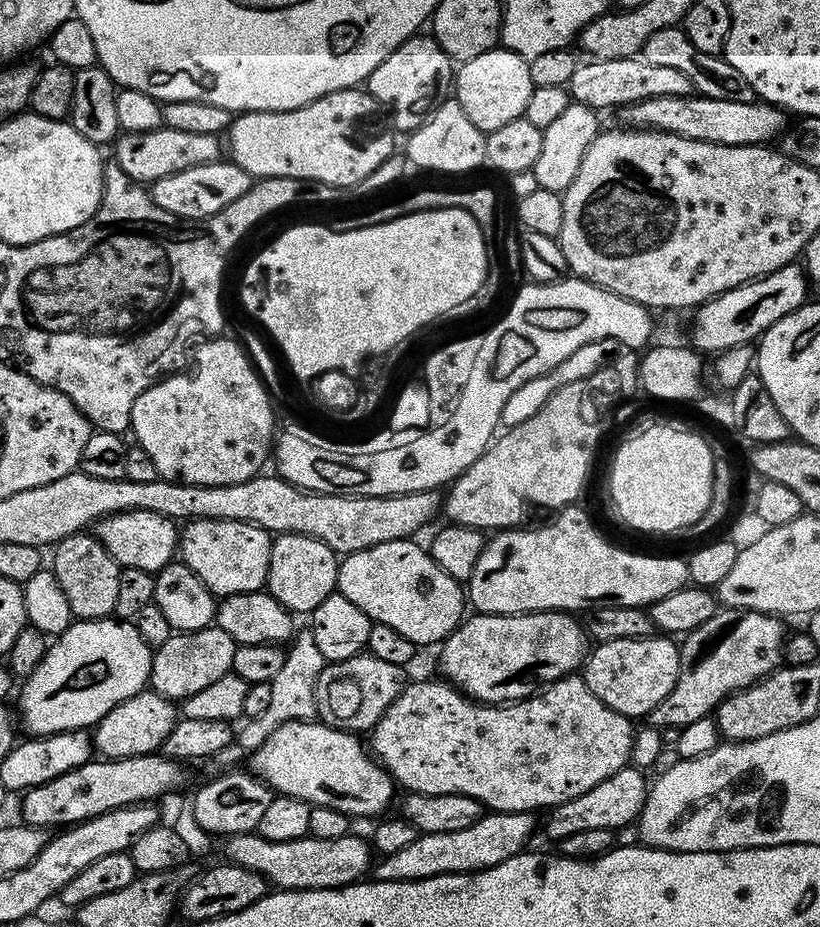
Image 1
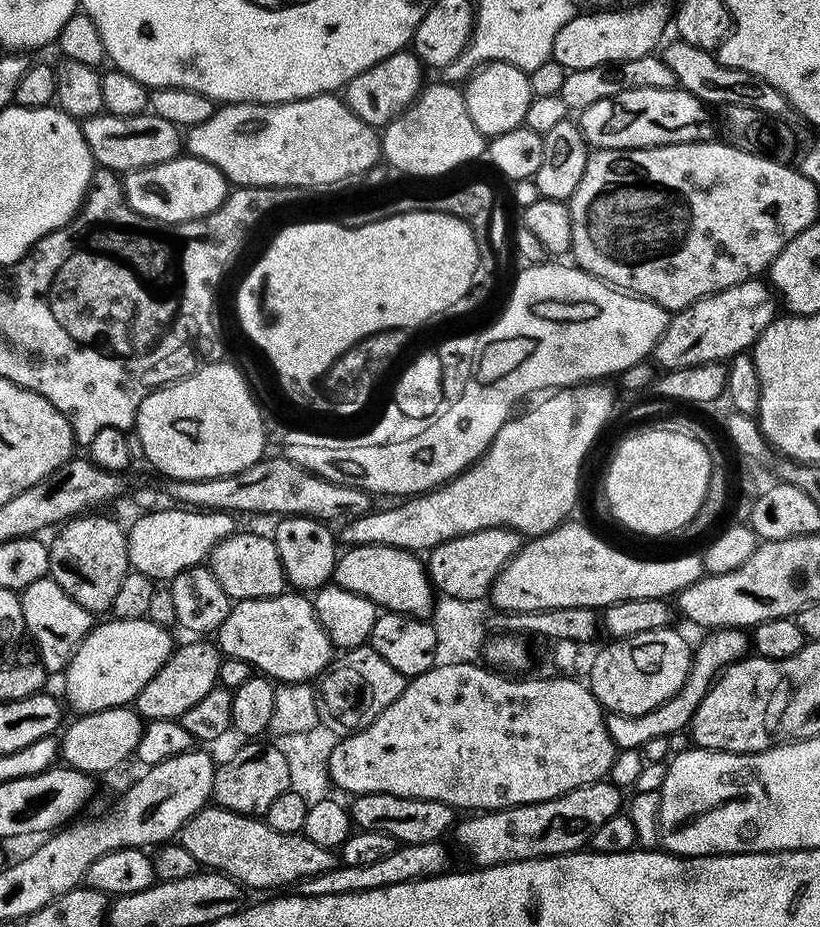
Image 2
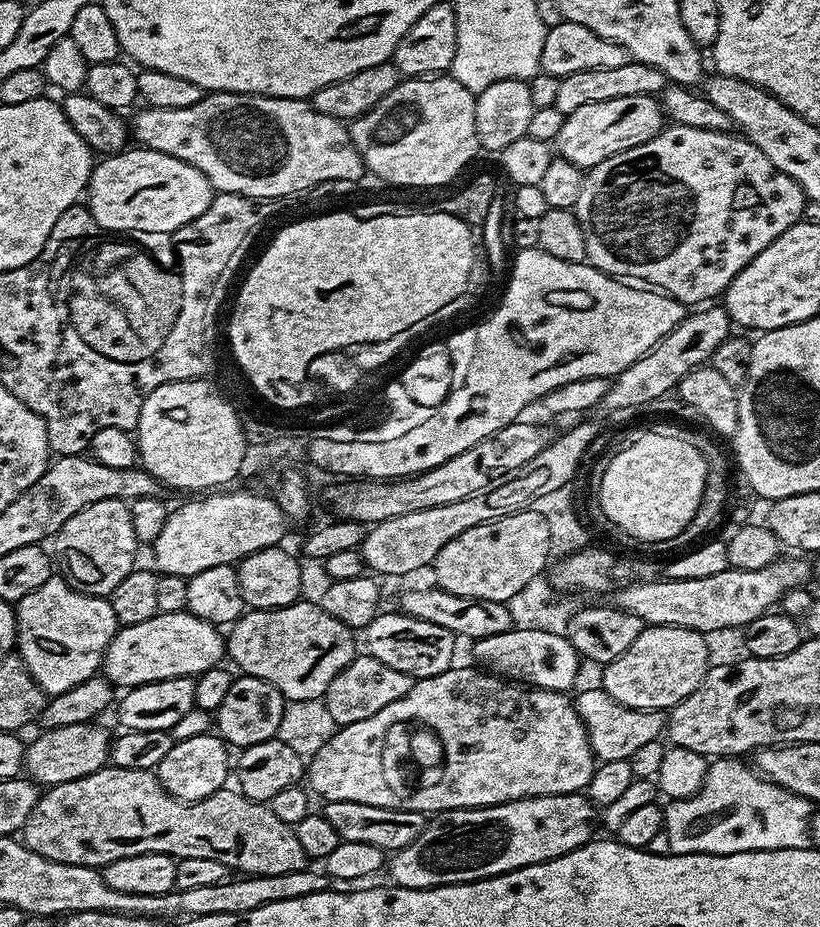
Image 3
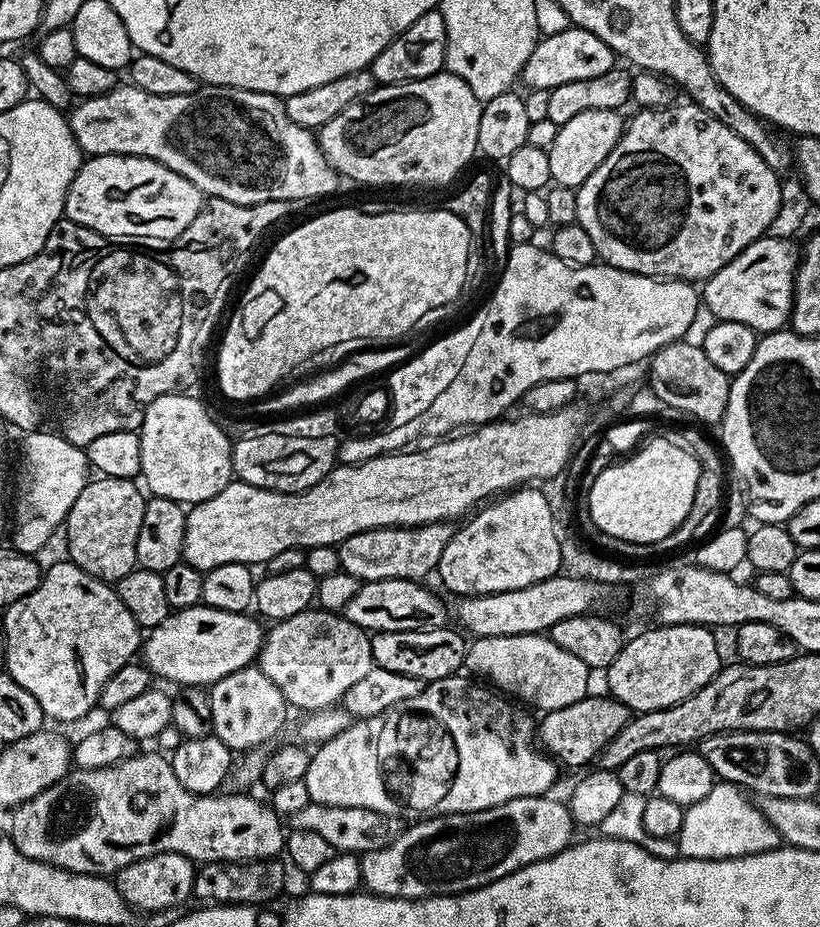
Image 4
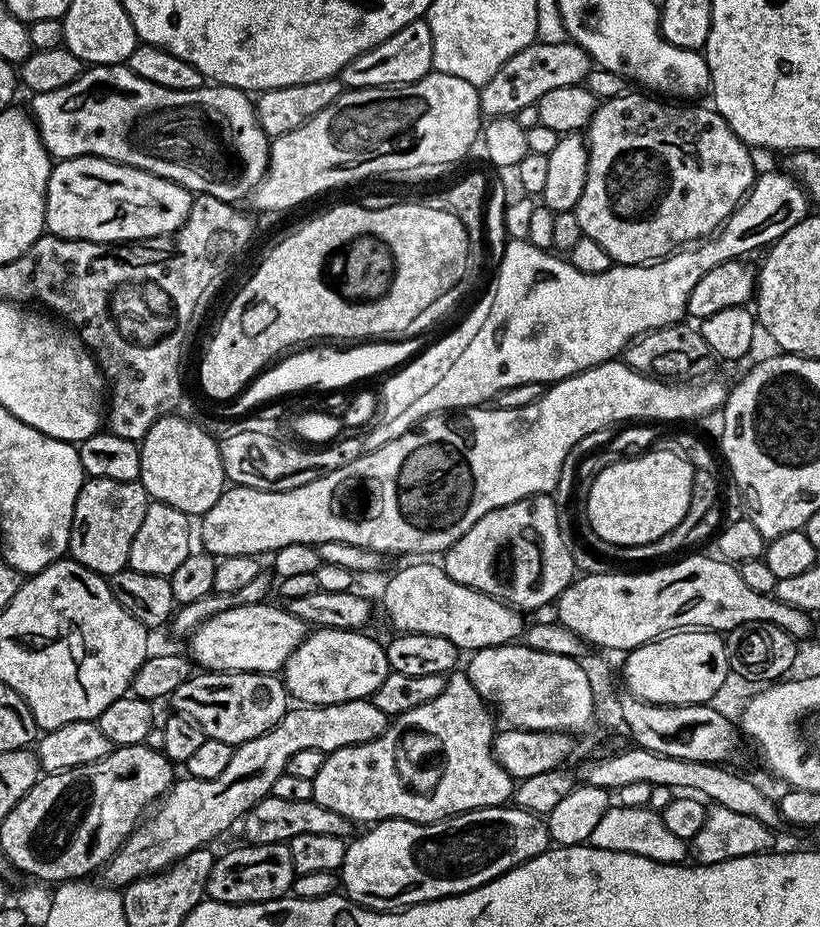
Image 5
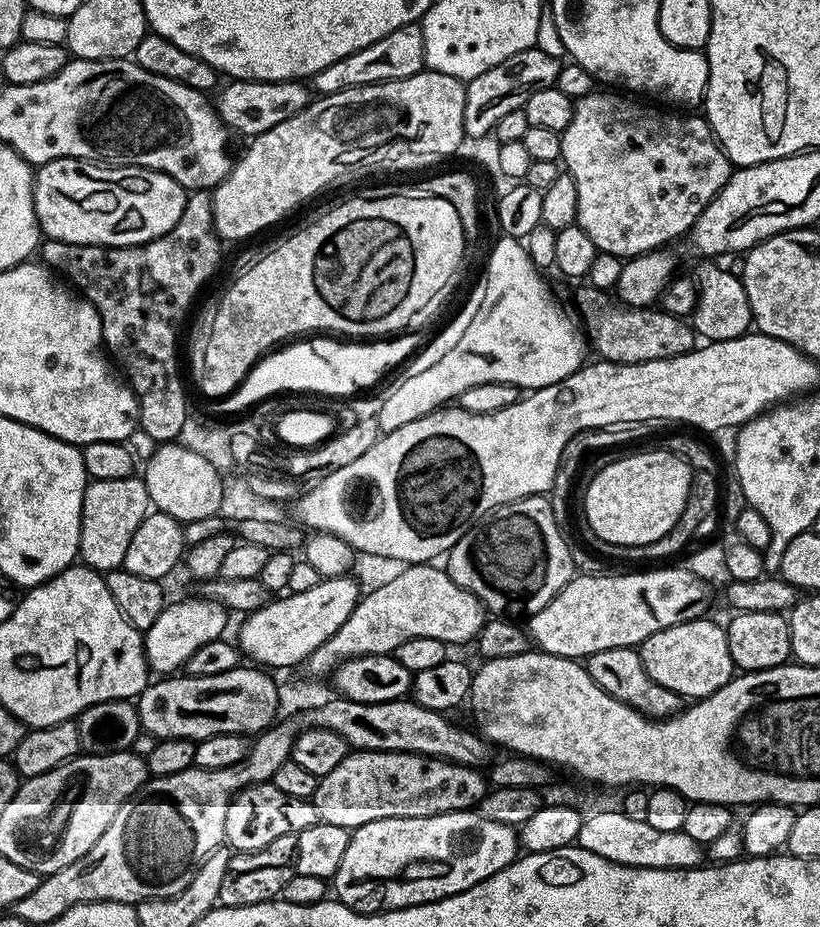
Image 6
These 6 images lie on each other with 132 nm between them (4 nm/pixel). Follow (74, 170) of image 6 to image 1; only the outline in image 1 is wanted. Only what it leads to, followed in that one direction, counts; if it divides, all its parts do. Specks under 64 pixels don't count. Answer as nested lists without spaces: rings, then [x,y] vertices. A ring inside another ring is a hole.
[[[221,158],[202,166],[190,166],[190,170],[182,170],[179,174],[170,174],[170,178],[157,180],[151,185],[150,191],[153,202],[162,206],[162,210],[170,210],[170,214],[187,220],[204,220],[230,206],[234,198],[242,198],[253,182],[254,177],[246,170]]]

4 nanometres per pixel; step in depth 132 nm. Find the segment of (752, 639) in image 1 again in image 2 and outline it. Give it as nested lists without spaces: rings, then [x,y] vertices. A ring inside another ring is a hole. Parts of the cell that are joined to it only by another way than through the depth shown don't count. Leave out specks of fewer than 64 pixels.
[[[715,629],[705,636],[707,637],[700,644],[697,643],[693,649],[691,666],[686,680],[682,684],[682,689],[678,690],[673,698],[644,715],[622,716],[609,713],[605,717],[607,729],[610,730],[610,736],[617,749],[641,749],[652,737],[664,737],[687,729],[698,704],[709,691],[718,673],[721,673],[731,663],[741,659],[750,646],[749,637],[743,629]]]

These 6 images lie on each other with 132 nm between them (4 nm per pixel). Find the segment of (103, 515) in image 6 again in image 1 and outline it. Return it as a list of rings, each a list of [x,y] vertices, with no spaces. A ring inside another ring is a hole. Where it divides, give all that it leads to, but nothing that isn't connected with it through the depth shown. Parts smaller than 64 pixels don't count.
[[[87,531],[75,532],[55,545],[50,570],[58,578],[58,586],[66,593],[66,602],[70,602],[70,610],[76,620],[102,620],[111,617],[114,613],[114,602],[118,598],[118,574],[121,567],[116,559],[102,546],[102,542],[95,534]]]

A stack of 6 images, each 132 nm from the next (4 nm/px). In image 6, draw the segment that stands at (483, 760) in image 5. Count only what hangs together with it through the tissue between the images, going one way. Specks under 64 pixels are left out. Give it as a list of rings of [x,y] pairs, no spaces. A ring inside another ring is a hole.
[[[352,750],[346,758],[342,758],[342,762],[338,762],[338,766],[334,766],[334,770],[330,770],[330,774],[319,777],[311,801],[318,810],[321,824],[355,830],[366,826],[366,822],[378,822],[382,818],[437,816],[443,812],[472,810],[479,805],[485,791],[485,773],[475,768],[412,752]]]

